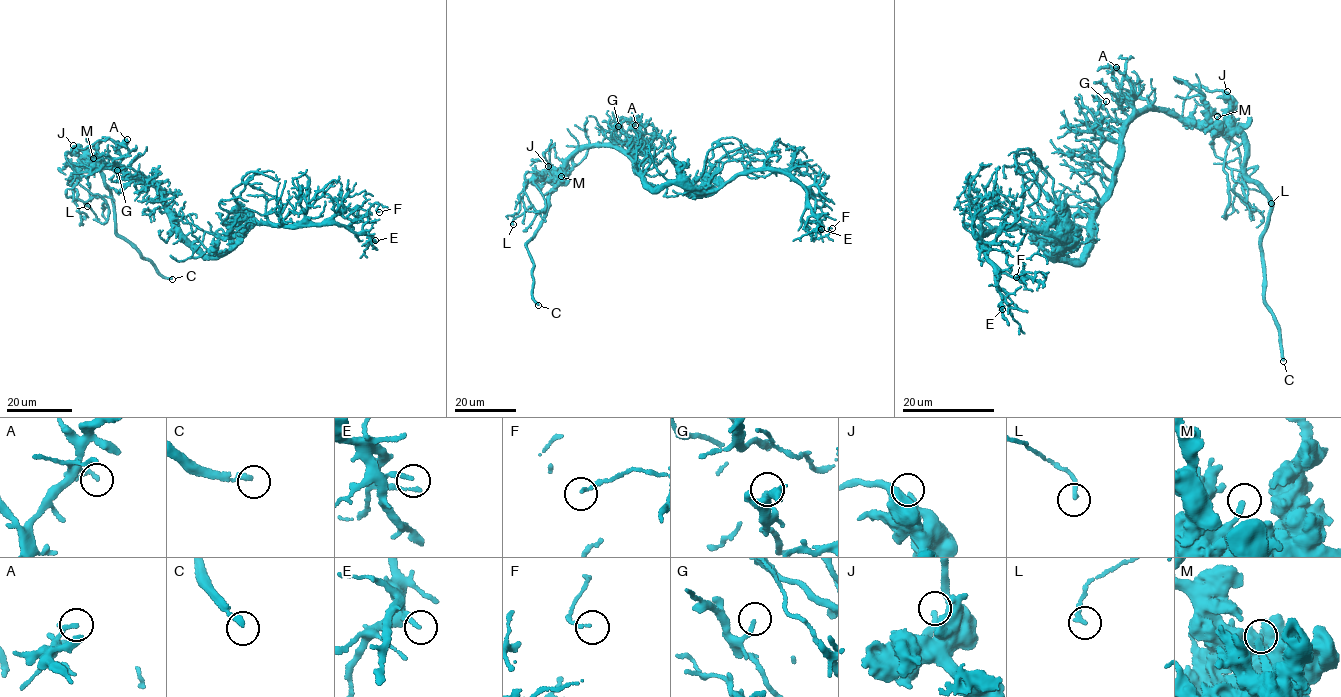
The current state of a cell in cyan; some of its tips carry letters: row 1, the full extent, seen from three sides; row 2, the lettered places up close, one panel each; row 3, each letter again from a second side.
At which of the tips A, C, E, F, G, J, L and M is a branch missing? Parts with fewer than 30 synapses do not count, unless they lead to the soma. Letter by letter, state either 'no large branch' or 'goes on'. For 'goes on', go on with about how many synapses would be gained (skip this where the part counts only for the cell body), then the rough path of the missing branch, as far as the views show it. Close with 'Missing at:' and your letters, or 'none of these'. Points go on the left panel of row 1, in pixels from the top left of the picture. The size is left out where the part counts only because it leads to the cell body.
A: no large branch
C: goes on; missing branch runs (172, 279), (175, 287), (168, 302), (117, 321), (100, 317), (88, 302), (51, 292), (44, 275), (61, 275)
E: no large branch
F: no large branch
G: no large branch
J: goes on; about 45 synapses; missing branch runs (73, 145), (71, 140), (73, 131), (68, 137), (68, 145), (81, 150), (87, 169)
L: no large branch
M: no large branch
Missing at: C, J

